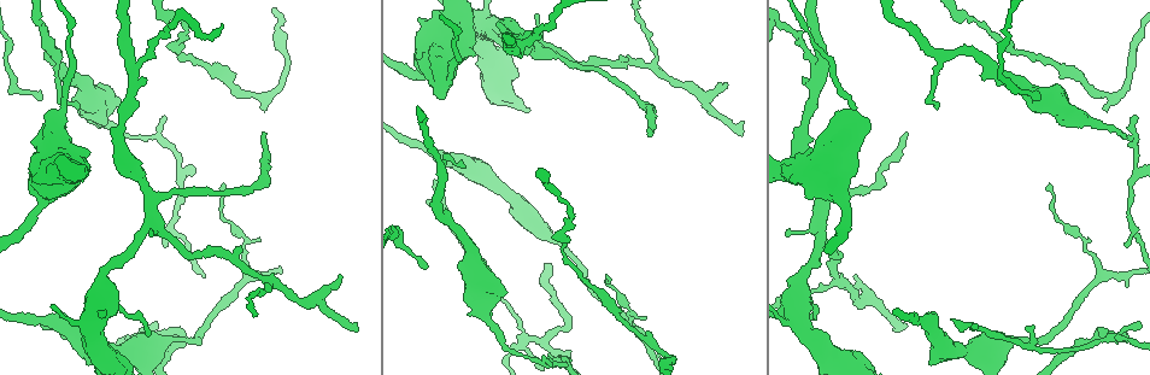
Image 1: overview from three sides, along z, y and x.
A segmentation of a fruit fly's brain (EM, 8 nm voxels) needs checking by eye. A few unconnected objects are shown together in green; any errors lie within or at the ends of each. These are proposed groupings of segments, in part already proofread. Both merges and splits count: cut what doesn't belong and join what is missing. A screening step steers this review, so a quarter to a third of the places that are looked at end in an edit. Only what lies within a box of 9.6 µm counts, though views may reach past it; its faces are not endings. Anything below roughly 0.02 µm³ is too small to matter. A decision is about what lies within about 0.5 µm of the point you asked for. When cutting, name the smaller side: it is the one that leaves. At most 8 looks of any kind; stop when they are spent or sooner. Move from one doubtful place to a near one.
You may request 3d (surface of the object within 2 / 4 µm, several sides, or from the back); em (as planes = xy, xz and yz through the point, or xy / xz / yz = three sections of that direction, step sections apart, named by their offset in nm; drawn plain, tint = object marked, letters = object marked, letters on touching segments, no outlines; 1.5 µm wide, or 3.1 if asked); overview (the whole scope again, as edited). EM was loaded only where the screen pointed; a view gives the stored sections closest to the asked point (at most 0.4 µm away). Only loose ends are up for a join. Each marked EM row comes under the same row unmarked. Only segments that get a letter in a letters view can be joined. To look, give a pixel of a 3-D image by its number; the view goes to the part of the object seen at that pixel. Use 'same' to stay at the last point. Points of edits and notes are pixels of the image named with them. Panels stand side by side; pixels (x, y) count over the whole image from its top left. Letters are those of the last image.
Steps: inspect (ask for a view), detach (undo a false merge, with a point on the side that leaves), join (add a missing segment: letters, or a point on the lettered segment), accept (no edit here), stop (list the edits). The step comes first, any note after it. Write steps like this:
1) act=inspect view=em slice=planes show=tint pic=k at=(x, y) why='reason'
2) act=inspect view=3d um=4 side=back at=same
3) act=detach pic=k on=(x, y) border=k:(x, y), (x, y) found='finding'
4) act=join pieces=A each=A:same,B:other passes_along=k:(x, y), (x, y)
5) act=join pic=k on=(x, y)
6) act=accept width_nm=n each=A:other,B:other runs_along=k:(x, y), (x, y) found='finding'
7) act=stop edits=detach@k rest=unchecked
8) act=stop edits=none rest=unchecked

act=inspect view=em slice=planes show=letters pic=1 at=(62, 107) why='thick turns thin'

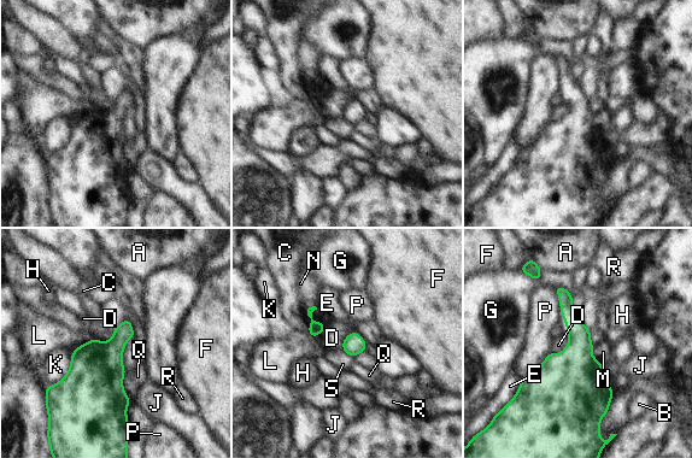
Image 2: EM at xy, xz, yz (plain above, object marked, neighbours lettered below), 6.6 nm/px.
act=accept each=A:other,B:other,C:other,D:other,E:other,F:other,G:other,H:other,J:other,K:other,L:other,M:other,N:other,P:other,Q:other,R:other,S:other border=2:(568, 334), (566, 346), (552, 353) found='continuous, no second neuron'

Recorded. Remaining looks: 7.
act=inspect view=em slice=planes show=letters pic=1 at=(148, 336)

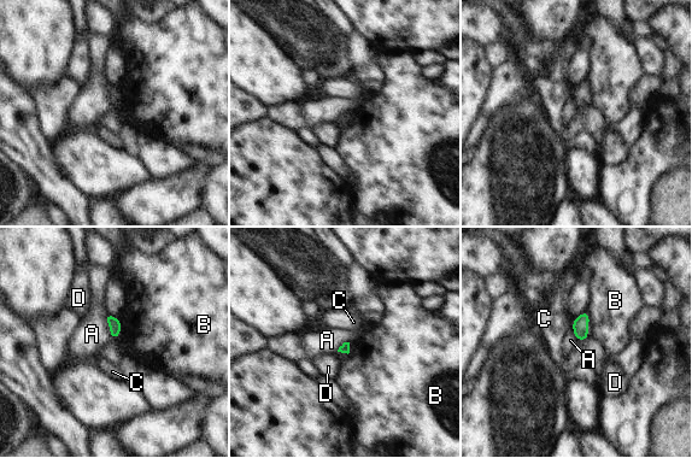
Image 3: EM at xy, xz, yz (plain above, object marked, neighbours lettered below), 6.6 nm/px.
act=accept each=A:other,B:other,C:other,D:other border=3:(106, 313), (109, 333), (117, 339) found='none of them fits'

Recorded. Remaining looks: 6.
act=inspect view=3d um=4 pic=1 at=(1095, 335) why='sharp bend'

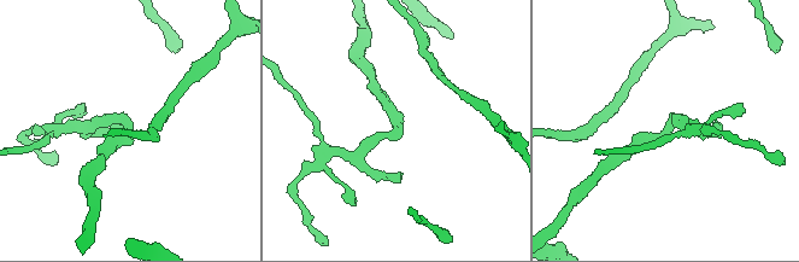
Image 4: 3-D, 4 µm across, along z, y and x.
act=inspect view=em slice=xy step=8 show=letters pic=4 at=(395, 127) arm_widths_nm=160,200

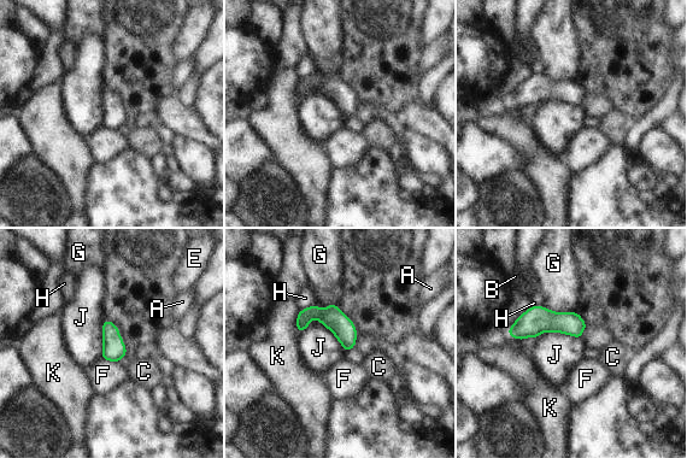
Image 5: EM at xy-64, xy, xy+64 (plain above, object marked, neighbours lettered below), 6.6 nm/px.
act=accept each=A:other,B:other,C:other,E:other,F:other,G:other,H:other,J:other,K:other found='all the same neuron'

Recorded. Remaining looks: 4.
act=stop edits=none rest=unchecked

